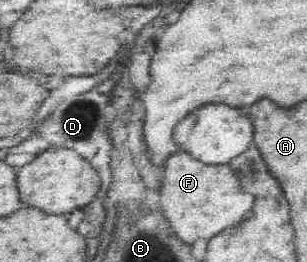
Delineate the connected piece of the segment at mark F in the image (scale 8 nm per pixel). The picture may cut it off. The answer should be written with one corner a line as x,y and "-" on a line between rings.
176,151
166,158
160,186
160,206
178,238
194,244
200,238
212,238
228,226
242,222
246,212
254,206
254,196
244,194
240,182
229,163
206,165
184,151

